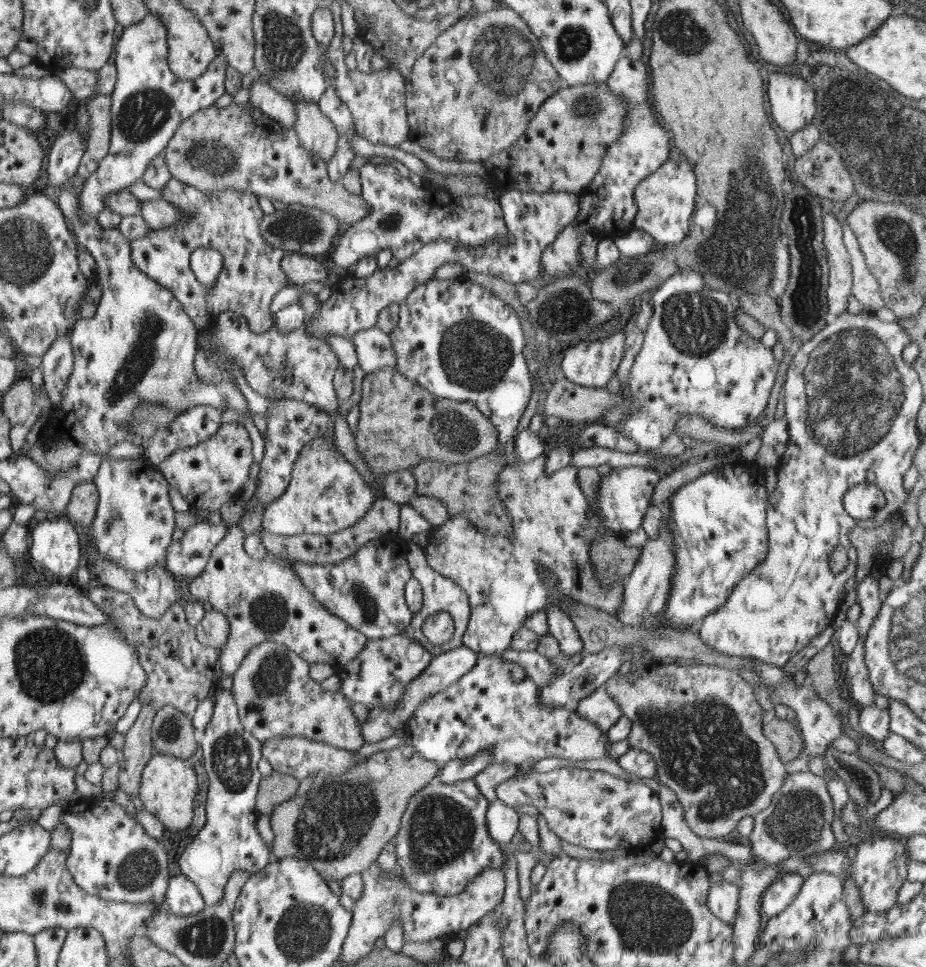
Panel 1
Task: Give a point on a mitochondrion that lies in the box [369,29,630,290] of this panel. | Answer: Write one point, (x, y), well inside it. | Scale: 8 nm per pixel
(587, 108)

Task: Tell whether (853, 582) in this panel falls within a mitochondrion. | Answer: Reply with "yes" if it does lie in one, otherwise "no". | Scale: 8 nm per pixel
no

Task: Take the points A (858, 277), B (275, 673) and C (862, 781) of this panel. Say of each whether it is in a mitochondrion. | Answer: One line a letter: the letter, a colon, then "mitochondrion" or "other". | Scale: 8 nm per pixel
A: other
B: mitochondrion
C: mitochondrion

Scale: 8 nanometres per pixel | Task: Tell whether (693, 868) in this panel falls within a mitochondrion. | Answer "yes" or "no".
no

